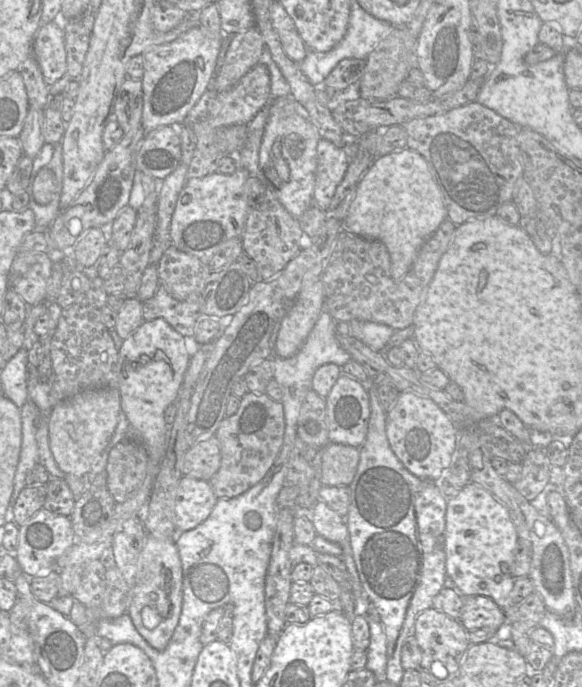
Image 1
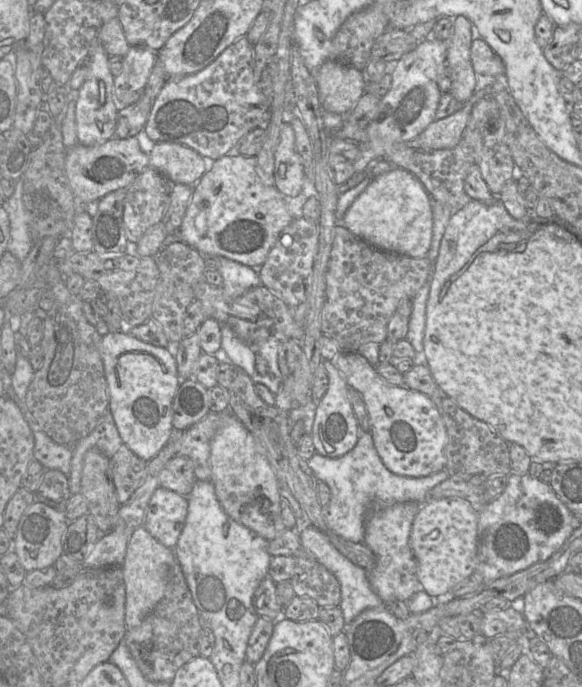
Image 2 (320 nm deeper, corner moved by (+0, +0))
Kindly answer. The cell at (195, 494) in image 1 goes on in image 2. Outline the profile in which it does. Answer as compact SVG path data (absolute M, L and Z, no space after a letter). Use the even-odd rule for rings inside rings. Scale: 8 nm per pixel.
M159 486L149 500L143 526L161 544L174 549L187 511L187 496Z

